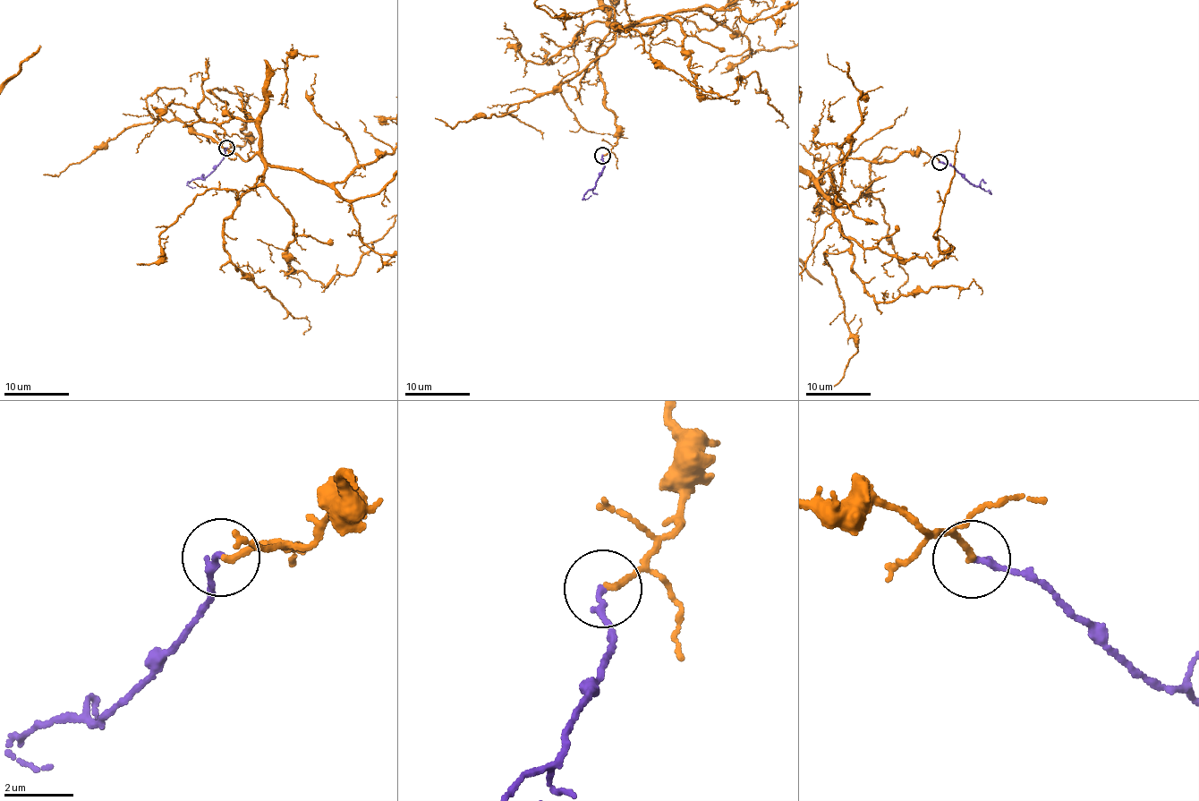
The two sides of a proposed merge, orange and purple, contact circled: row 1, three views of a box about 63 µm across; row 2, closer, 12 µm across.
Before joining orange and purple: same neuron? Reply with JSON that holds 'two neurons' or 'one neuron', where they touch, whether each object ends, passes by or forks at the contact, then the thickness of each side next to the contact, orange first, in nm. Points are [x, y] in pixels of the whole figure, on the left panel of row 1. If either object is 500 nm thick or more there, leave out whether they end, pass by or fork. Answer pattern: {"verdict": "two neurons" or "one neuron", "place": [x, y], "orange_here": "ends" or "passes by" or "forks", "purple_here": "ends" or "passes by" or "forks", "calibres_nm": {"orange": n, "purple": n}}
{"verdict": "one neuron", "place": [226, 148], "orange_here": "ends", "purple_here": "ends", "calibres_nm": {"orange": 160, "purple": 180}}

